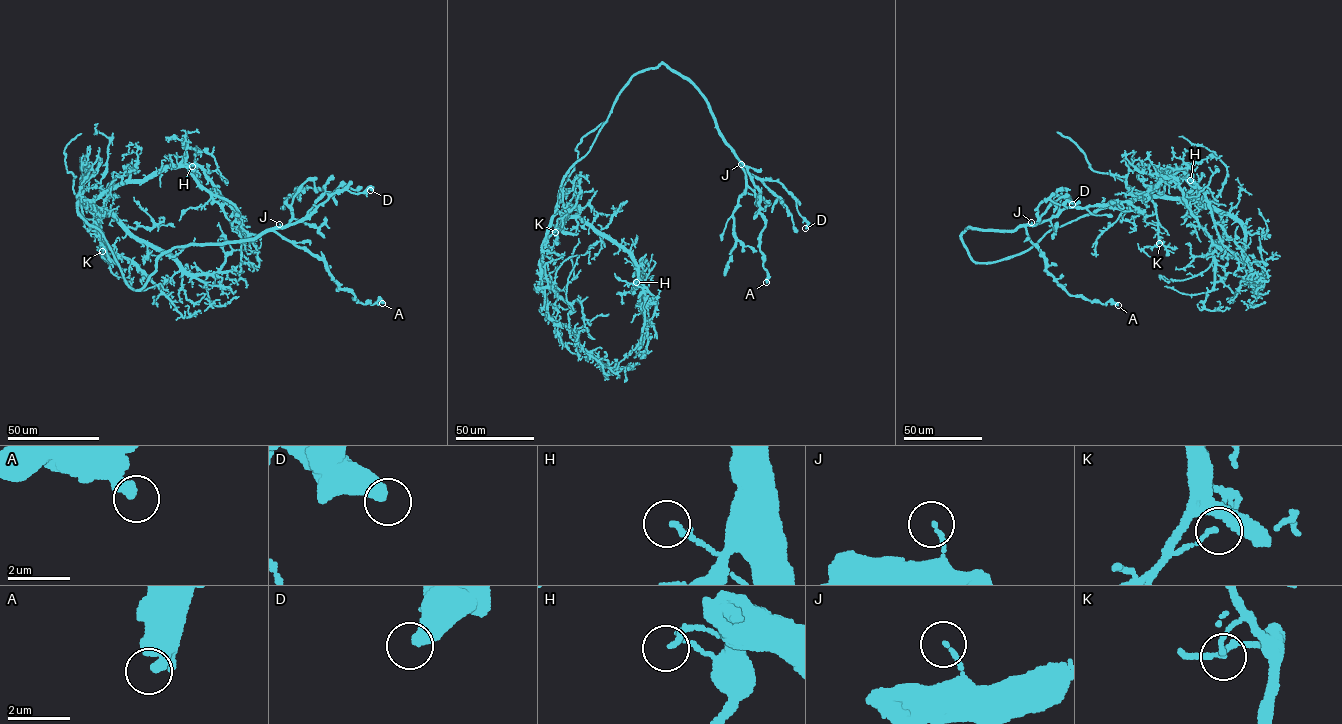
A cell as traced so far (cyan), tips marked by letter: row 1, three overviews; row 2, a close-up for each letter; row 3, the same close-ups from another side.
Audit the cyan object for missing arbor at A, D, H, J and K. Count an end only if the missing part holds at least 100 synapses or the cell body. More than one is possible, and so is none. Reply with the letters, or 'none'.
none

